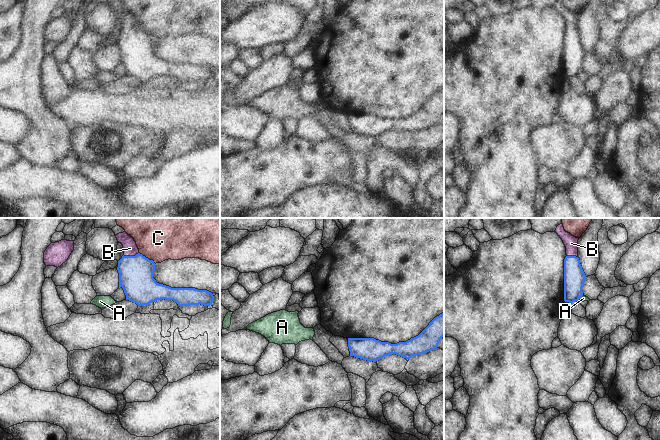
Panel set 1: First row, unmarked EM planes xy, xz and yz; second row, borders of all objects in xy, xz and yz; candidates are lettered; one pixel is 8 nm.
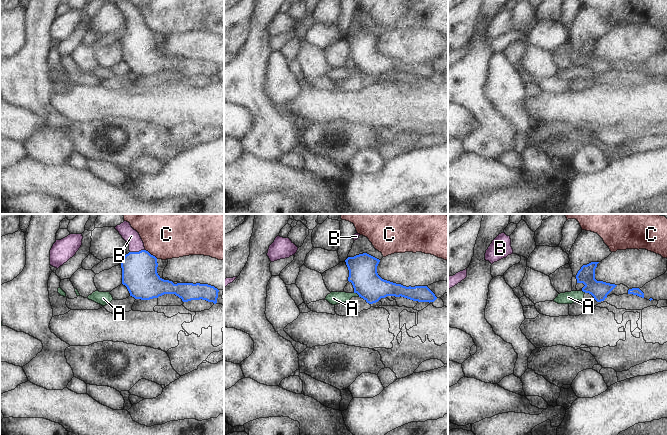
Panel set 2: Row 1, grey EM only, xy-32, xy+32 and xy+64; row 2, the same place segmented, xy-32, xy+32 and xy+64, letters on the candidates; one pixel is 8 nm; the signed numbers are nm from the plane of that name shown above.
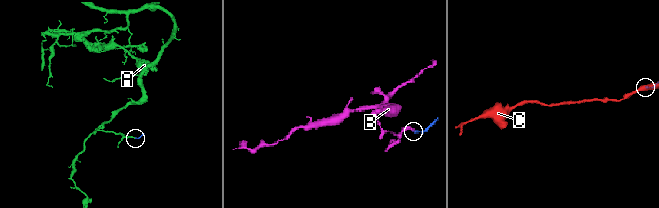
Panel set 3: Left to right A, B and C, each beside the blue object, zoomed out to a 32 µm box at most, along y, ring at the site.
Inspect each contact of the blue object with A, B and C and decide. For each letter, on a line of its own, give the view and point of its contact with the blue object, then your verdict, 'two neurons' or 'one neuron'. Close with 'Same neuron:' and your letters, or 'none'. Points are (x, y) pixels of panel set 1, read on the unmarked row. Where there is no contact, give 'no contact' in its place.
A: yz (580, 72) | two neurons
B: xy (130, 32) | one neuron
C: xy (147, 34) | two neurons
Same neuron: B

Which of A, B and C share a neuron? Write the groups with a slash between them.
A / B / C

